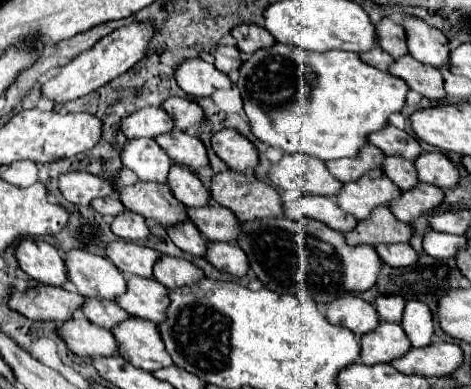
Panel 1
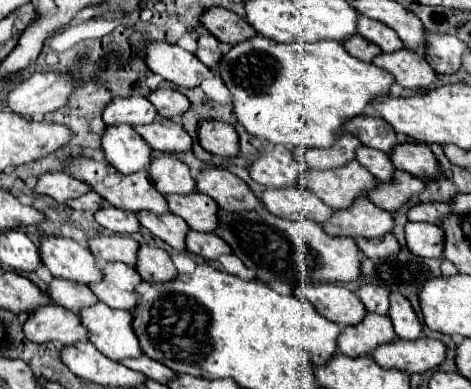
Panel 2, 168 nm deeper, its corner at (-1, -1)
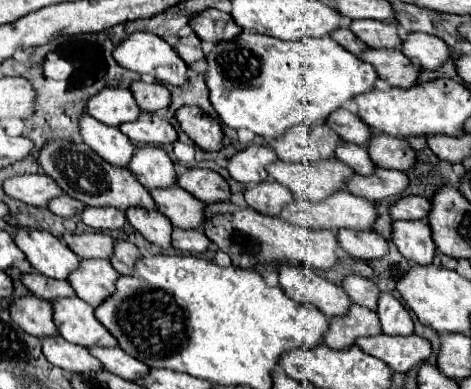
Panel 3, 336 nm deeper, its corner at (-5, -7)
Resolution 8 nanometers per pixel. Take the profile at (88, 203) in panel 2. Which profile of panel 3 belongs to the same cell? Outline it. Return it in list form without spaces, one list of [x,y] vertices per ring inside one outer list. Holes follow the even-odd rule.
[[[60,196],[56,200],[52,200],[50,210],[62,218],[70,218],[70,216],[78,216],[84,210],[84,204],[80,200],[74,200],[70,196]]]

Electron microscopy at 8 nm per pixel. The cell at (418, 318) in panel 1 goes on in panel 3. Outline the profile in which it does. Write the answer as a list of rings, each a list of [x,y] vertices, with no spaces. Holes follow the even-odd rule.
[[[380,294],[378,318],[382,324],[382,332],[388,336],[414,334],[414,322],[410,312],[392,294]]]

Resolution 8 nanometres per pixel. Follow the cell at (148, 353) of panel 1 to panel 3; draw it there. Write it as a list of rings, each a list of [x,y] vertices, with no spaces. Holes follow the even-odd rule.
[[[60,298],[52,302],[60,336],[86,348],[118,348],[118,340],[94,314],[94,308],[80,298]]]

